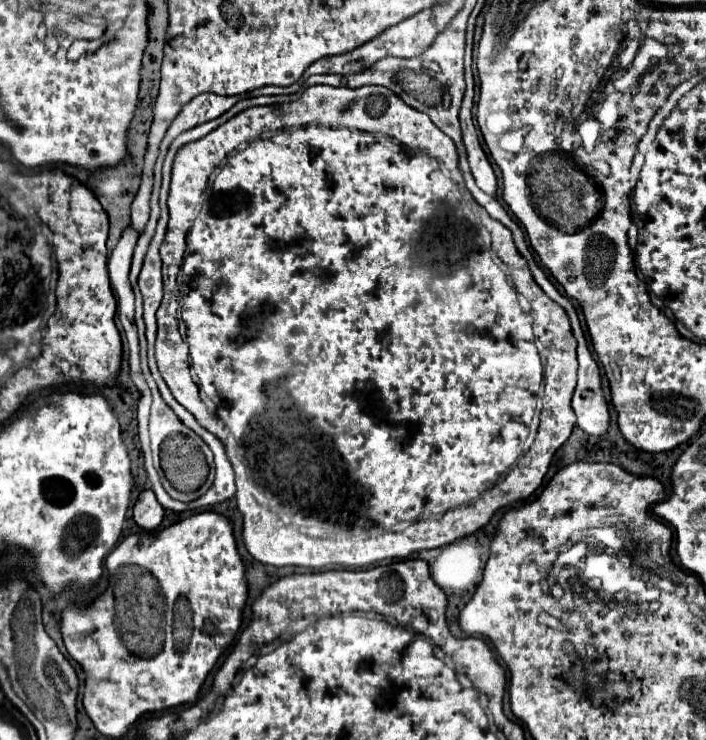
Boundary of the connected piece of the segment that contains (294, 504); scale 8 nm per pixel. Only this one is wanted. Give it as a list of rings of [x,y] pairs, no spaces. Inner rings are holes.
[[[367,85],[367,87],[359,87],[359,95],[351,95],[351,123],[347,123],[349,129],[331,129],[331,127],[303,127],[301,133],[273,133],[273,135],[265,135],[261,139],[257,139],[261,133],[265,131],[279,131],[279,129],[285,129],[285,127],[291,127],[291,125],[299,125],[299,115],[303,115],[303,107],[307,107],[307,103],[297,103],[297,101],[291,101],[291,103],[285,103],[285,105],[265,105],[265,107],[251,107],[251,109],[245,109],[243,113],[235,115],[233,119],[229,119],[225,125],[217,127],[215,131],[211,131],[209,135],[205,135],[203,139],[195,141],[195,143],[187,143],[183,145],[177,155],[175,155],[175,161],[173,161],[173,175],[171,175],[171,189],[169,189],[169,227],[167,227],[167,235],[161,243],[161,259],[163,259],[163,301],[161,301],[161,307],[157,311],[157,323],[159,323],[159,329],[157,329],[157,343],[155,343],[155,359],[157,359],[157,367],[159,367],[159,373],[163,375],[167,387],[171,389],[171,393],[175,395],[177,403],[181,403],[187,411],[191,411],[195,415],[195,419],[199,421],[201,427],[205,427],[207,431],[211,431],[227,449],[227,457],[231,459],[231,465],[235,469],[235,475],[237,475],[237,493],[235,493],[235,499],[237,499],[237,509],[239,513],[243,515],[243,541],[245,541],[245,547],[247,551],[251,553],[251,557],[263,565],[273,565],[273,567],[285,567],[285,565],[295,565],[295,567],[307,567],[307,569],[326,569],[333,567],[333,565],[341,565],[341,567],[367,567],[375,561],[383,561],[383,559],[405,559],[409,557],[411,553],[415,551],[423,551],[423,549],[435,549],[435,547],[443,547],[447,543],[453,543],[453,541],[459,541],[471,533],[475,533],[477,529],[485,527],[489,523],[489,519],[493,517],[493,513],[501,507],[507,507],[515,501],[523,501],[527,499],[539,486],[543,483],[543,478],[547,469],[549,469],[549,463],[555,455],[555,451],[569,439],[571,435],[571,429],[575,425],[575,413],[571,409],[571,397],[573,397],[573,389],[575,389],[575,383],[577,383],[577,359],[575,359],[575,347],[577,347],[577,341],[571,333],[571,325],[569,325],[569,319],[565,315],[565,311],[551,299],[547,299],[547,295],[543,295],[543,291],[539,291],[539,285],[535,283],[525,259],[519,255],[513,239],[511,239],[511,231],[507,231],[503,225],[499,225],[495,219],[491,219],[489,214],[481,207],[463,183],[463,177],[461,177],[461,171],[457,167],[457,151],[455,151],[455,145],[451,139],[443,137],[443,133],[431,123],[431,119],[425,115],[425,113],[419,113],[417,109],[411,109],[409,105],[405,105],[391,89],[387,87],[377,87],[377,85]],[[359,131],[369,131],[369,133],[385,133],[389,137],[383,137],[383,135],[359,135]],[[449,215],[449,221],[431,221],[431,219],[439,219],[439,217],[445,217]],[[181,270],[181,291],[177,284],[177,276]],[[403,423],[417,423],[417,429],[413,429],[413,435],[409,433],[407,425]],[[237,443],[243,447],[245,451],[245,459],[251,467],[251,473],[253,473],[253,479],[256,482],[252,482],[252,490],[247,491],[247,485],[245,485],[245,465],[237,459]],[[331,517],[347,517],[345,521],[341,523],[347,523],[344,532],[342,526],[339,523],[331,523]],[[363,519],[371,519],[373,527],[361,527],[359,521]]]

